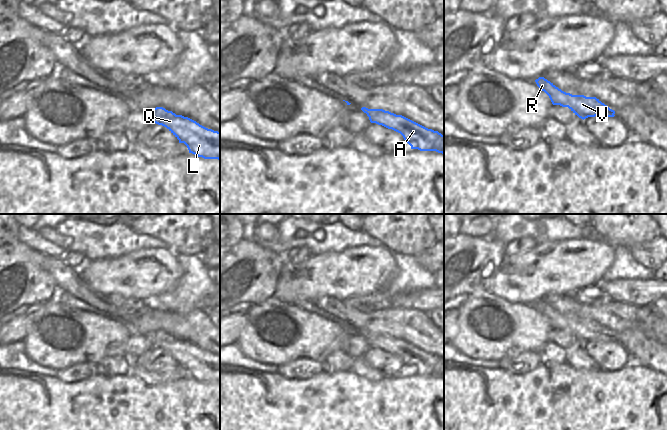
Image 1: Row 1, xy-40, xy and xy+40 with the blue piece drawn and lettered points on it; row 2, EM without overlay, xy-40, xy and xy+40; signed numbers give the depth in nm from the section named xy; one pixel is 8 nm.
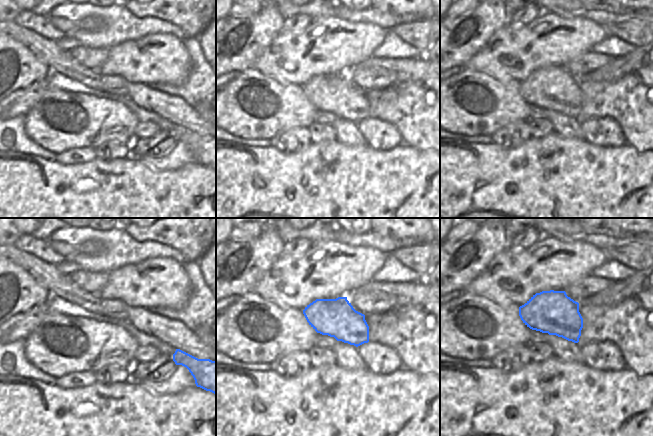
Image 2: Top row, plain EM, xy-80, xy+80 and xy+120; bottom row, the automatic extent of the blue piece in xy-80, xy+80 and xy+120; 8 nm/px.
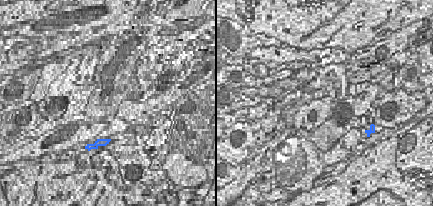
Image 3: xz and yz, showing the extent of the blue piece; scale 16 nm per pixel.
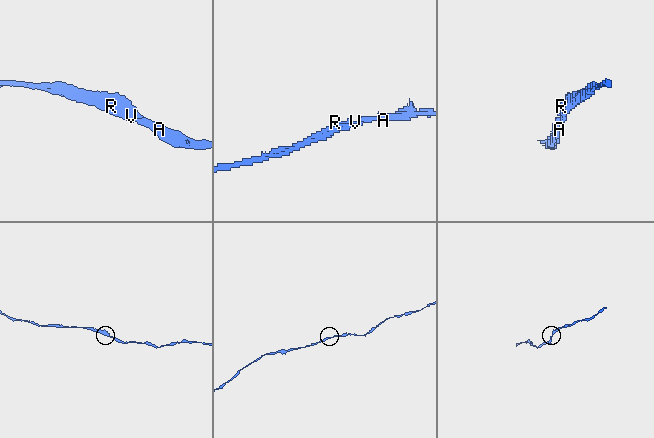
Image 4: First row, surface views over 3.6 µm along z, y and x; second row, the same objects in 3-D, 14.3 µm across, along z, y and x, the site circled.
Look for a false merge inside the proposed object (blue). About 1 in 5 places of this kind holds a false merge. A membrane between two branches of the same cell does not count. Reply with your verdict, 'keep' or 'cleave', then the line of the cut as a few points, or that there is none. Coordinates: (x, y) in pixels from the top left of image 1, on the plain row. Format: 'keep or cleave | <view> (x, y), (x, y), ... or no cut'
keep | no cut

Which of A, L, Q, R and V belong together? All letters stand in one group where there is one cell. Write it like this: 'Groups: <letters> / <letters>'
Groups: A L Q R V.

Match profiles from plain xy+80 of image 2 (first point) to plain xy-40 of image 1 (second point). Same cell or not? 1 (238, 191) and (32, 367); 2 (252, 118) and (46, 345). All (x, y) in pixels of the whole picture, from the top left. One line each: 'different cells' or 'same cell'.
1: different cells
2: same cell

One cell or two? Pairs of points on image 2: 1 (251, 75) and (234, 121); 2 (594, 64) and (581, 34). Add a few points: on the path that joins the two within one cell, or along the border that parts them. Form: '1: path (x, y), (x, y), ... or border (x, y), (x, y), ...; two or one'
1: path (242, 83), (233, 95), (234, 109); one
2: border (590, 50), (569, 64); two

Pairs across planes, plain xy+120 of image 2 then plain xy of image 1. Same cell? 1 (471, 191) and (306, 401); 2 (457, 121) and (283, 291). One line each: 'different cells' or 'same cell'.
1: same cell
2: different cells

